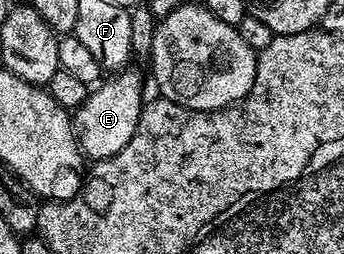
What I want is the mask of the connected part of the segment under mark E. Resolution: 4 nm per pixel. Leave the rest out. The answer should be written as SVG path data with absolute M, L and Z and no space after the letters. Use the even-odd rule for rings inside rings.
M120 69L104 78L88 94L83 105L74 108L75 139L79 142L79 150L88 160L108 159L121 153L121 149L132 146L131 138L136 137L139 130L139 115L144 109L145 98L143 99L142 77L129 70Z

